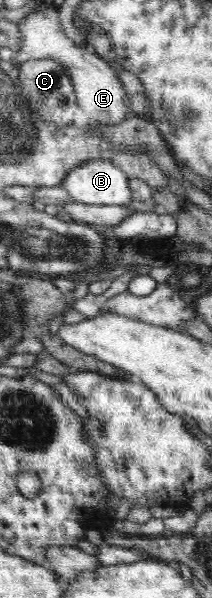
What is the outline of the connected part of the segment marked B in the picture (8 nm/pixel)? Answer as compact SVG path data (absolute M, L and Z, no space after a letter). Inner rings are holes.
M110 159L82 162L62 183L72 200L84 204L127 205L133 198L128 175Z

